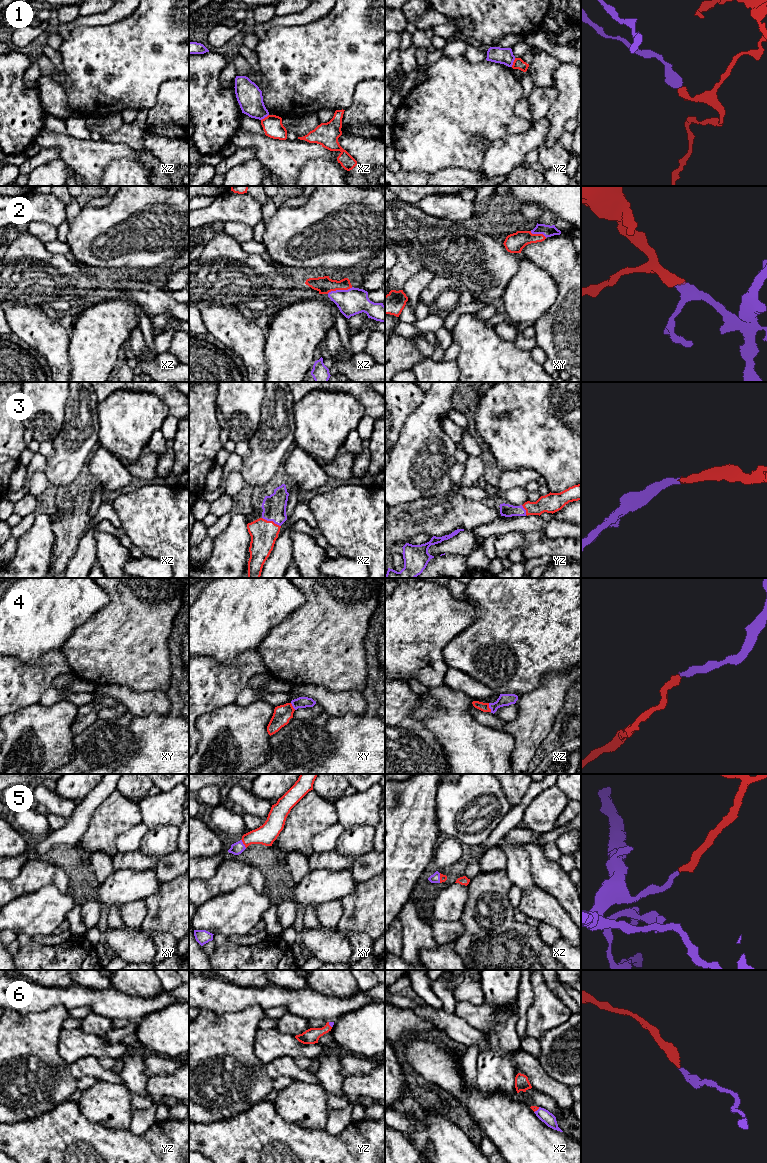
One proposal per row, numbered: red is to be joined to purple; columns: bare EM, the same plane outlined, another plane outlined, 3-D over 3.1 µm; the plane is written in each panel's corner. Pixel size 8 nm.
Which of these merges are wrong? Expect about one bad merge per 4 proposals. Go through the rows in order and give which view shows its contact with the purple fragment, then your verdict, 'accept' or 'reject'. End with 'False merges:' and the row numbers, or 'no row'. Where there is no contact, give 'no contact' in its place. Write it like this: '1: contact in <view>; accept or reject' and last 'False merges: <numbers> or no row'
1: contact in yz; reject
2: contact in xz; accept
3: contact in xz; accept
4: contact in xz; accept
5: contact in xy; accept
6: contact in xz; accept
False merges: 1

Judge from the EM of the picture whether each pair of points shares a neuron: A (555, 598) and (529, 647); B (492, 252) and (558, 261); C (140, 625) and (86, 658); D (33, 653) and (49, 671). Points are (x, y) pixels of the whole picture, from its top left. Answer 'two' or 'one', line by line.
A: one
B: two
C: one
D: two

